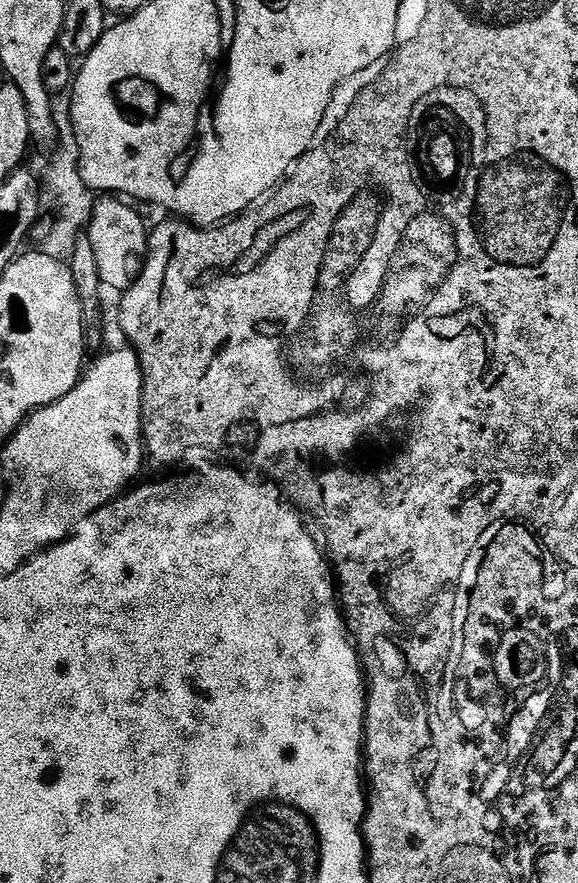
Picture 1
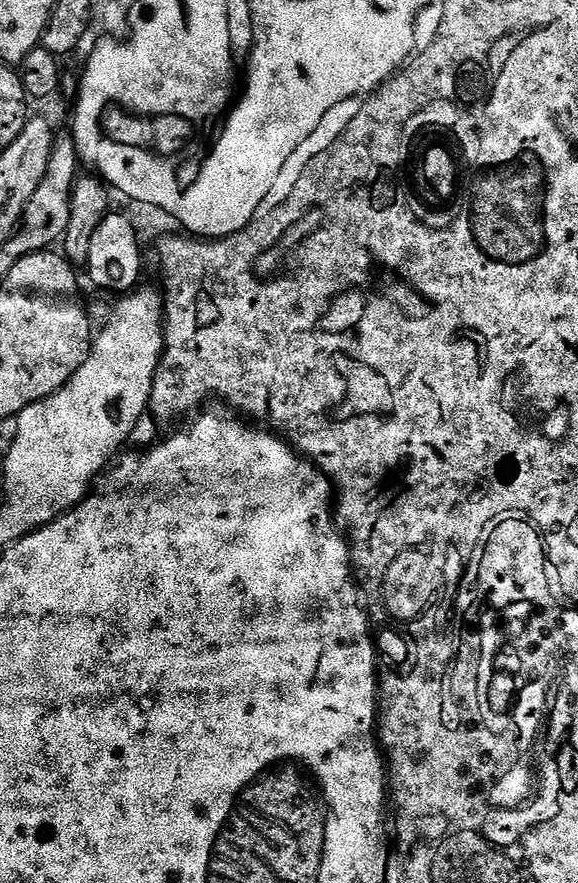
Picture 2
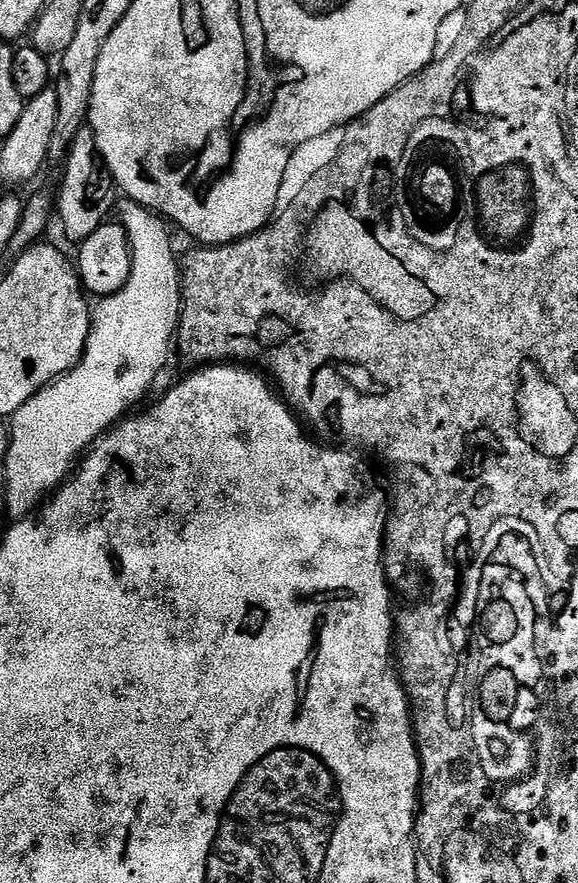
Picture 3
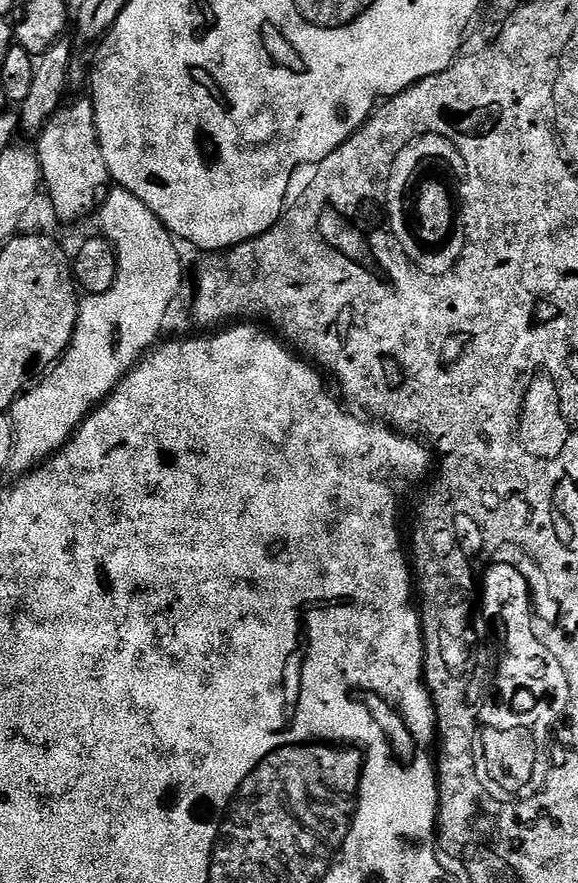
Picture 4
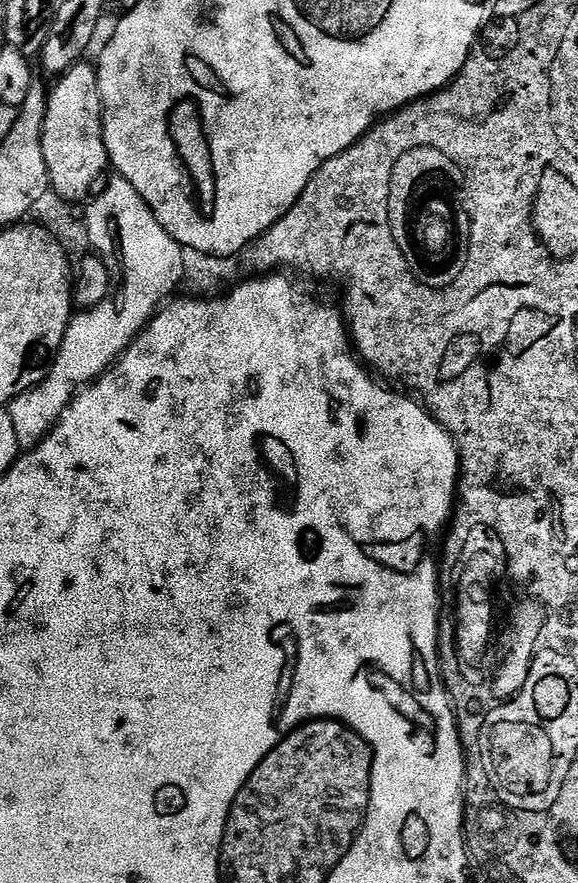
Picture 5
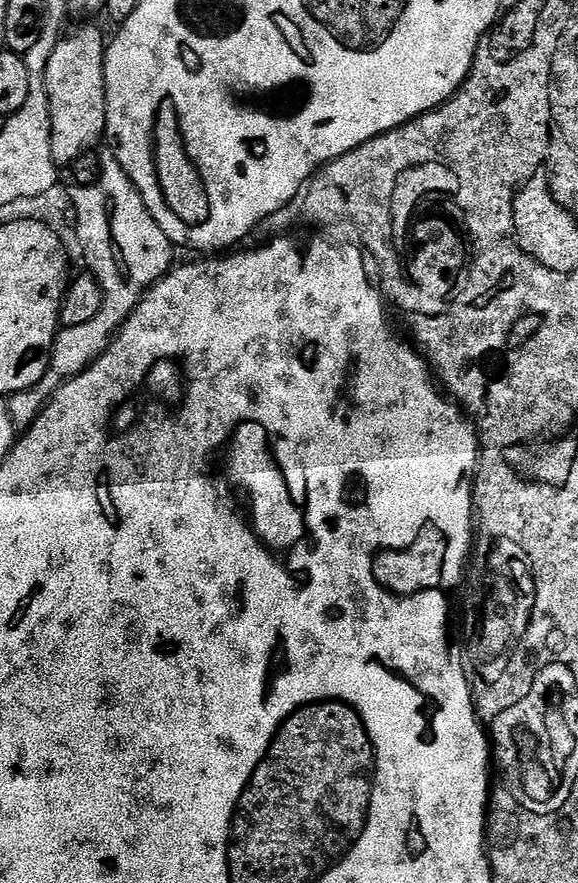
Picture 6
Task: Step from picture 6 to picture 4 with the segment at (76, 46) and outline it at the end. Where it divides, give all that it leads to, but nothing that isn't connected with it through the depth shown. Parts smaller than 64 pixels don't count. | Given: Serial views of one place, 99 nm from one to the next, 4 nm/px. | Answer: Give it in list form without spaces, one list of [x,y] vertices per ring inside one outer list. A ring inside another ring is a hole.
[[[91,99],[65,103],[40,129],[40,141],[34,144],[40,162],[42,188],[65,225],[89,219],[104,203],[110,191],[106,158],[96,129],[96,115]]]

